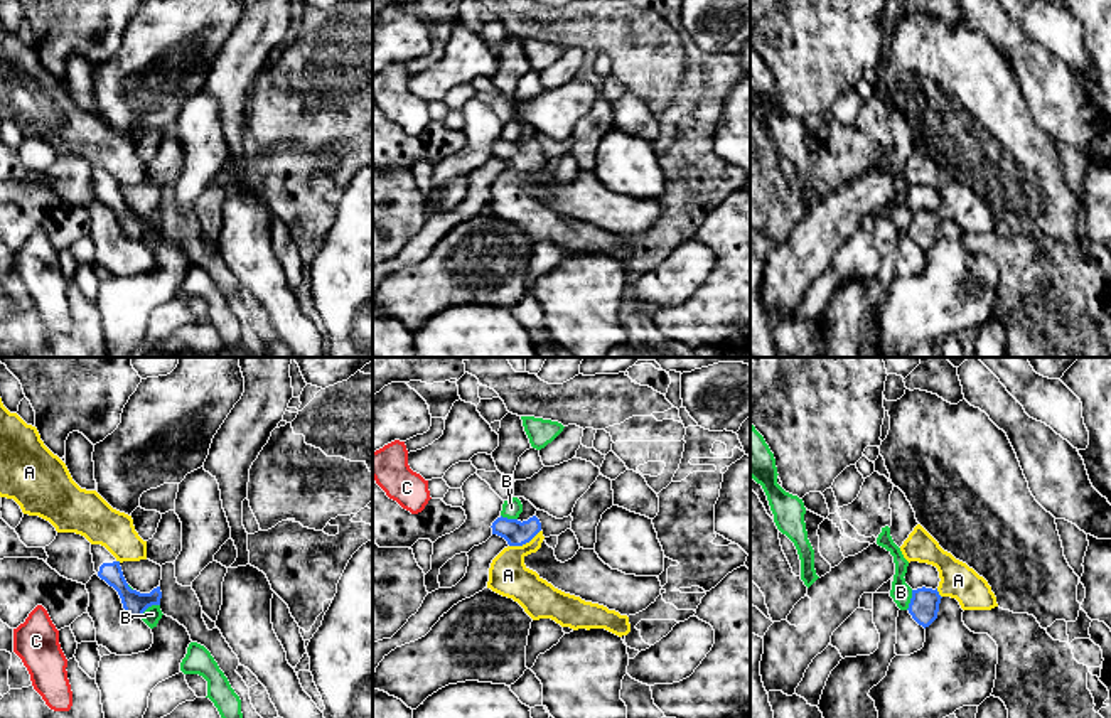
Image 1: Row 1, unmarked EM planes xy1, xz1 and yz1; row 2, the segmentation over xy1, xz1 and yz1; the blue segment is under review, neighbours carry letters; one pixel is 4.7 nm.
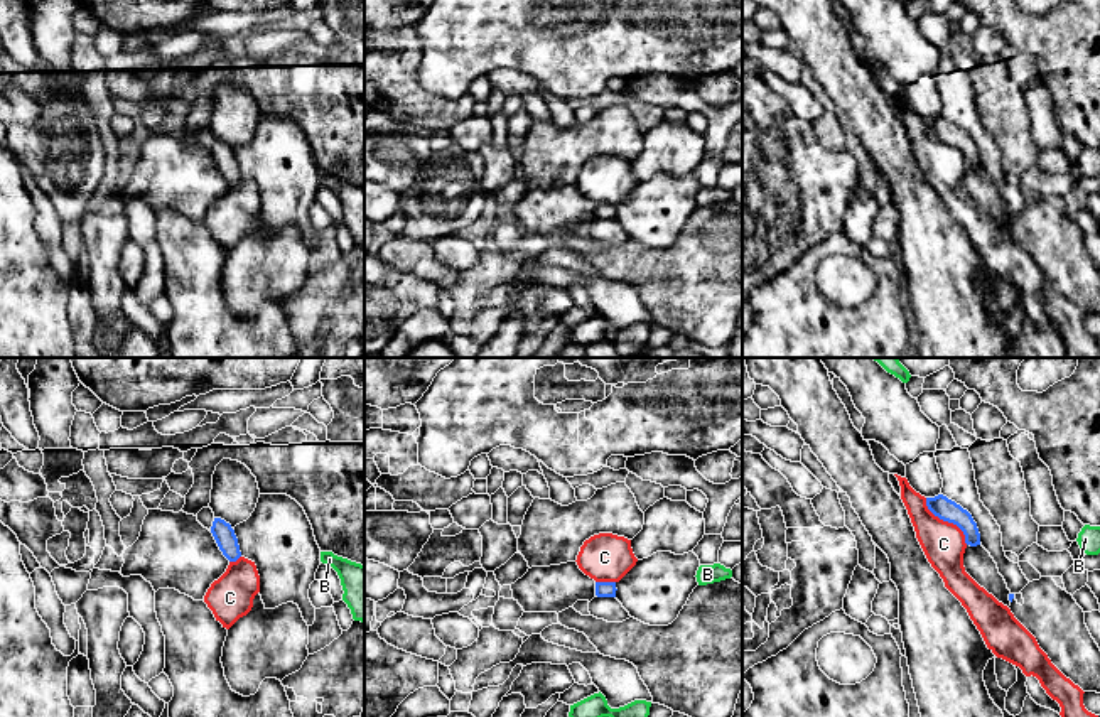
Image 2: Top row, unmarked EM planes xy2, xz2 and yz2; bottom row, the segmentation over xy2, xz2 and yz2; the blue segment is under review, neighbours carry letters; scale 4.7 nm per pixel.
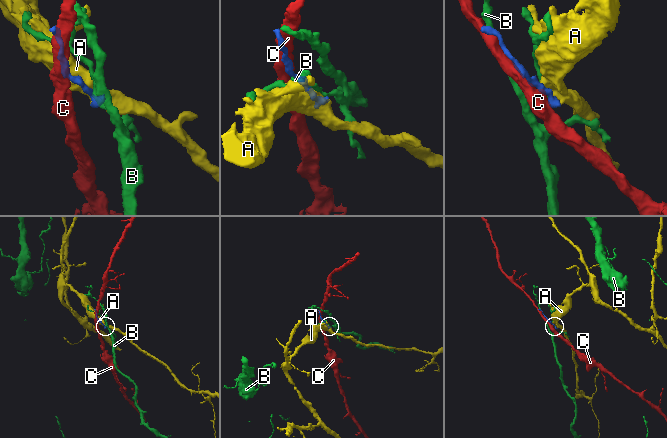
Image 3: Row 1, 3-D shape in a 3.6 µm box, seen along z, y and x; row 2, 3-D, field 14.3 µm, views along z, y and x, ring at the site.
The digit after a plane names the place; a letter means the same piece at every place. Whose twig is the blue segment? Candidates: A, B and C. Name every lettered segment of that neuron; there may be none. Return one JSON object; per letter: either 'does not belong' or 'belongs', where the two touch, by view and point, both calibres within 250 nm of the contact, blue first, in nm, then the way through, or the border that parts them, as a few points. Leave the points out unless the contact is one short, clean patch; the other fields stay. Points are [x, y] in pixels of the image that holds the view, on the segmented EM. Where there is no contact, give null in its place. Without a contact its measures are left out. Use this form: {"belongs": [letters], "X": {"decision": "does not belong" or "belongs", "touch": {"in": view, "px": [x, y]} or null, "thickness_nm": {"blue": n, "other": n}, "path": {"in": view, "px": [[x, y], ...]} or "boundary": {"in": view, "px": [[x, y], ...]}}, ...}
{"belongs": ["A"], "A": {"decision": "belongs", "touch": {"in": "xz1", "px": [525, 543]}, "thickness_nm": {"blue": 120, "other": 190}}, "B": {"decision": "does not belong", "touch": {"in": "xy1", "px": [149, 605]}, "thickness_nm": {"blue": 110, "other": 80}, "boundary": {"in": "xy1", "px": [[159, 604], [152, 604], [140, 617]]}}, "C": {"decision": "does not belong", "touch": {"in": "yz2", "px": [947, 520]}, "thickness_nm": {"blue": 110, "other": 200}}}

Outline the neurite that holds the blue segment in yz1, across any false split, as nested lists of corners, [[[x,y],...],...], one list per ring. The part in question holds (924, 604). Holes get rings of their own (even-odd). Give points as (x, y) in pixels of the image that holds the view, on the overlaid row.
[[[920,524],[904,541],[900,551],[909,563],[927,563],[939,571],[939,587],[936,590],[926,587],[912,590],[907,608],[924,629],[937,619],[942,597],[956,598],[963,610],[991,610],[998,607],[988,581],[966,563],[944,551]]]

